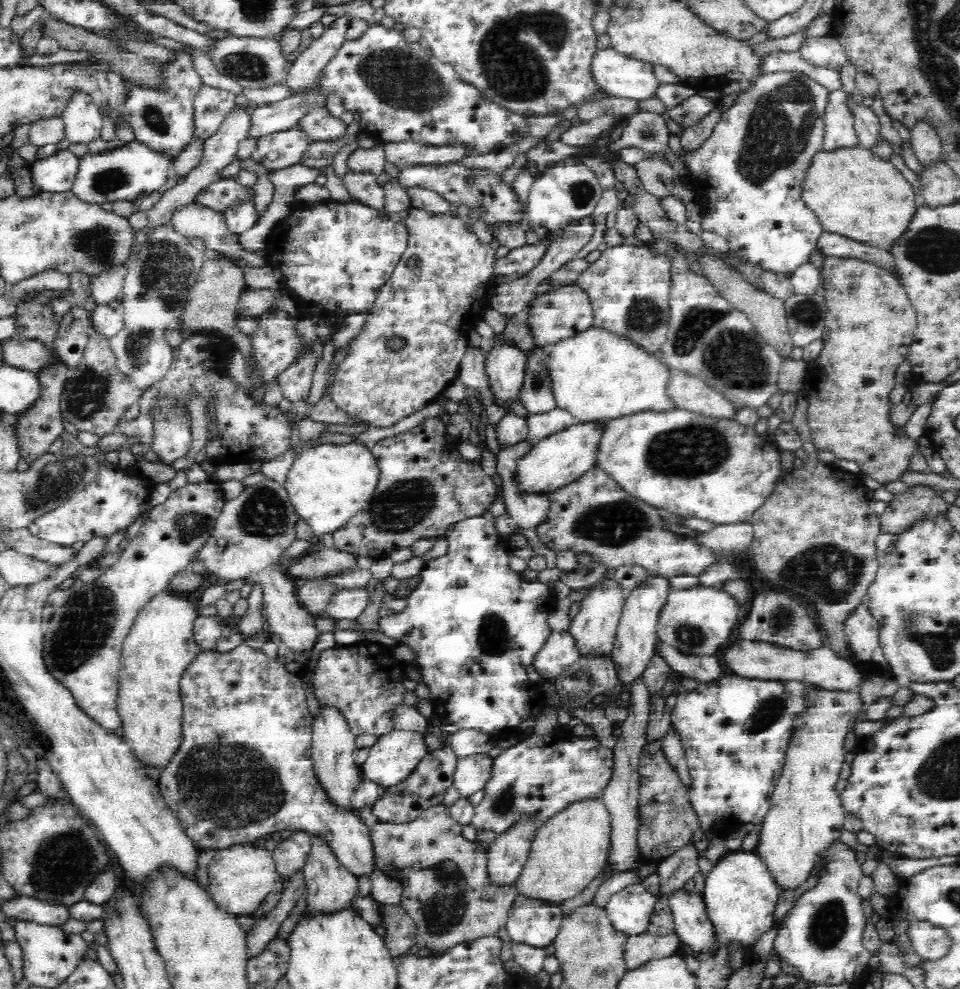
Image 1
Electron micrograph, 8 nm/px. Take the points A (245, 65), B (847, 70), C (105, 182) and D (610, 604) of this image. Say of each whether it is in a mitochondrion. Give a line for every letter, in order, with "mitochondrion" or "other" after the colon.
A: mitochondrion
B: other
C: mitochondrion
D: other

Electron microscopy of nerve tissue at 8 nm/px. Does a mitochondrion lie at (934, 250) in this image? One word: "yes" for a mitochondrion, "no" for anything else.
yes

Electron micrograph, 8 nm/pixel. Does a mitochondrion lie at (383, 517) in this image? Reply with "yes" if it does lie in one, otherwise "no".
yes

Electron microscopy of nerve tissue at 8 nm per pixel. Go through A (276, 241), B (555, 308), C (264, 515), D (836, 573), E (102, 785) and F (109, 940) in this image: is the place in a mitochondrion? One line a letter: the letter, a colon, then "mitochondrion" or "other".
A: other
B: other
C: mitochondrion
D: mitochondrion
E: other
F: other

